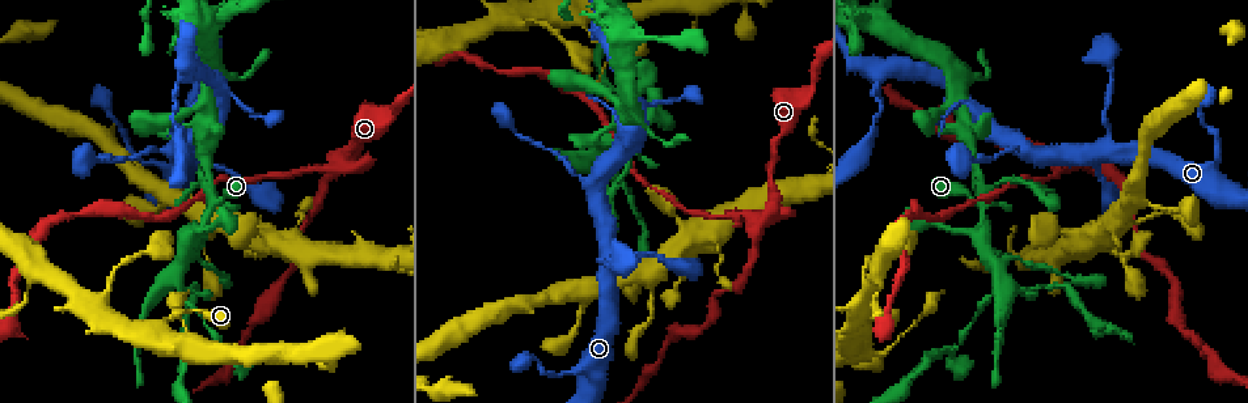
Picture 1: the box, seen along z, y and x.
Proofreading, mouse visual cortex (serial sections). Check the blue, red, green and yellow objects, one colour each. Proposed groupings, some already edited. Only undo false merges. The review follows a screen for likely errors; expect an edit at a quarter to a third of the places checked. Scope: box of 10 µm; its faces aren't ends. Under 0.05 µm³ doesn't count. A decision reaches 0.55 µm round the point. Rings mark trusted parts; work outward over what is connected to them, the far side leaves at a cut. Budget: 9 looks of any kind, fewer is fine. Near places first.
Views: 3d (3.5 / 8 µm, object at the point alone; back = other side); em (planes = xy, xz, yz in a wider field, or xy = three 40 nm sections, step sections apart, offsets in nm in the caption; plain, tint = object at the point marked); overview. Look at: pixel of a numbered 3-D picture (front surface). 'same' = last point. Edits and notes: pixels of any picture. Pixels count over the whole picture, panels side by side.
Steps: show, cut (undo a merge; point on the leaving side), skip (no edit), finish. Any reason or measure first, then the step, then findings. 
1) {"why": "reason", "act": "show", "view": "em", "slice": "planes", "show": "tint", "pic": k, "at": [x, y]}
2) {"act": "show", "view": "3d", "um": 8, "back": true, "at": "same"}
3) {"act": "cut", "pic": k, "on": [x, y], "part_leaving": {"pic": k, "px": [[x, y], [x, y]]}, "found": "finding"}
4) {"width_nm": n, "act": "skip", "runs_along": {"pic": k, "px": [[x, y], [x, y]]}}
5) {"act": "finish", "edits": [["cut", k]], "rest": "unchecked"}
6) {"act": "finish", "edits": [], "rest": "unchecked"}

{"why": "small branch off a trunk", "act": "show", "view": "3d", "um": 3.5, "pic": 1, "at": [1104, 152]}

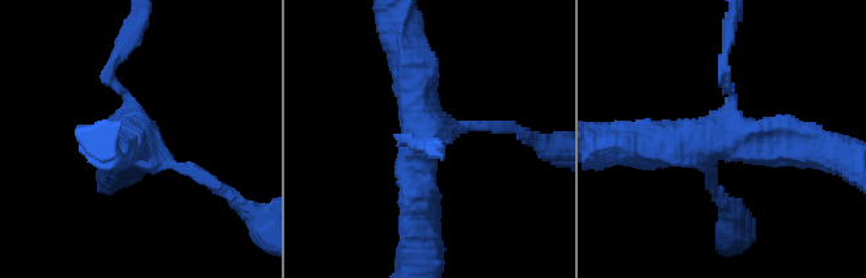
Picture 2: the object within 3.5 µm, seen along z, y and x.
{"arms": 4, "arm_widths_nm": [100, 150, 400, 500], "act": "show", "view": "em", "slice": "xy", "step": 5, "show": "tint", "pic": 2, "at": [728, 138]}

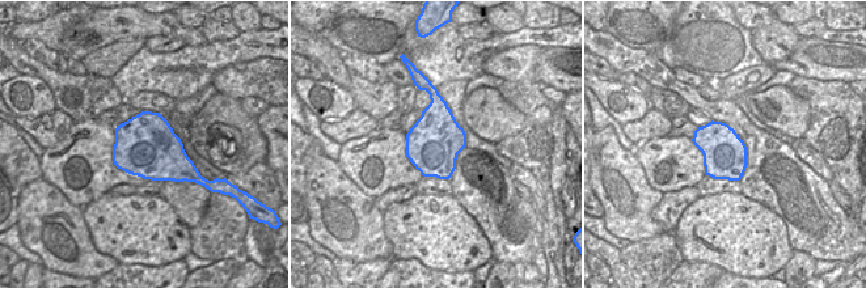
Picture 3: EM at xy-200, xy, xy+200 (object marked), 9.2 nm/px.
{"act": "show", "view": "em", "slice": "xy", "step": 3, "show": "tint", "at": "same"}

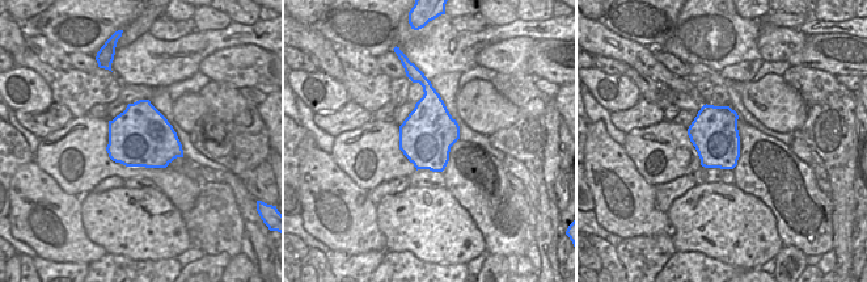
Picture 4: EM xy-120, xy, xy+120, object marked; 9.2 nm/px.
{"act": "skip", "runs_along": {"pic": 2, "px": [[421, 234], [421, 119], [408, 55]]}, "found": "one cell here"}

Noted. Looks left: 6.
{"why": "sharp bend", "act": "show", "view": "3d", "um": 3.5, "pic": 1, "at": [343, 164]}

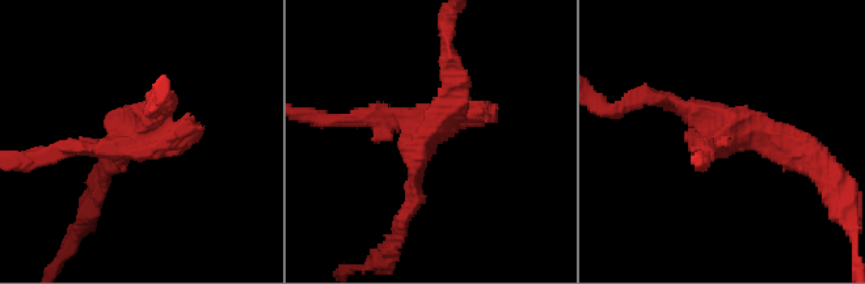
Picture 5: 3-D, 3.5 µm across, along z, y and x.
{"why": "now the EM", "act": "show", "view": "em", "slice": "xy", "step": 5, "show": "tint", "pic": 5, "at": [717, 139]}

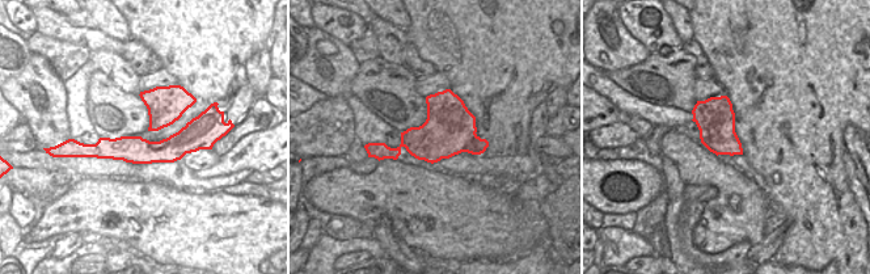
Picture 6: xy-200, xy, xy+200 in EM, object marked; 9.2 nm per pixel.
{"width_nm": 480, "act": "cut", "pic": 5, "on": [346, 122], "border": {"pic": 6, "px": [[94, 144], [106, 156], [117, 159]]}, "found": "a second cell is stuck on"}

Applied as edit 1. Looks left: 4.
{"why": "branch point", "act": "show", "view": "3d", "um": 3.5, "pic": 1, "at": [217, 205]}

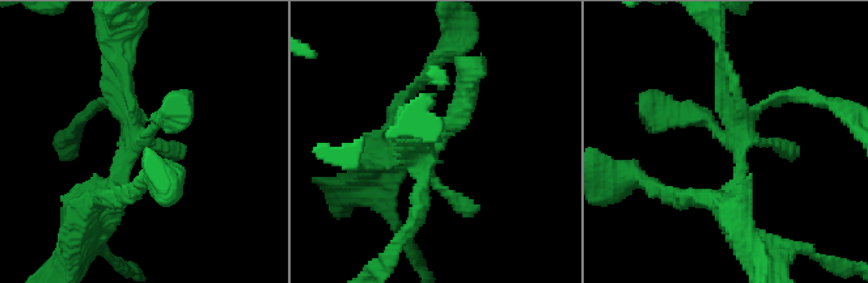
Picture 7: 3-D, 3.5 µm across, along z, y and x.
{"why": "need the tissue", "act": "show", "view": "em", "slice": "planes", "show": "tint", "pic": 7, "at": [731, 139]}

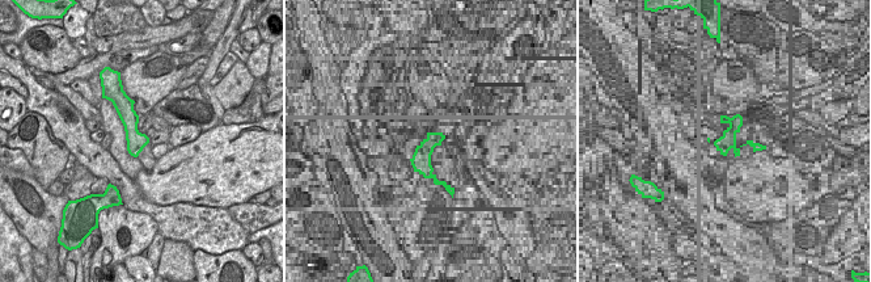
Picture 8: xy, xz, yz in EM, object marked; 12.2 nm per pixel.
{"act": "skip", "runs_along": {"pic": 8, "px": [[129, 102], [135, 152]]}, "found": "all the same cell"}

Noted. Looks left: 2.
{"why": "arms part here", "act": "show", "view": "3d", "um": 8, "pic": 1, "at": [952, 353]}

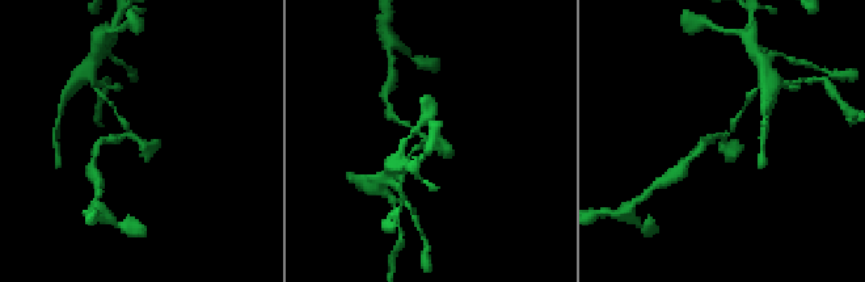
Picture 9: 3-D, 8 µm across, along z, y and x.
{"why": "need the tissue", "act": "show", "view": "em", "slice": "planes", "show": "tint", "at": "same"}

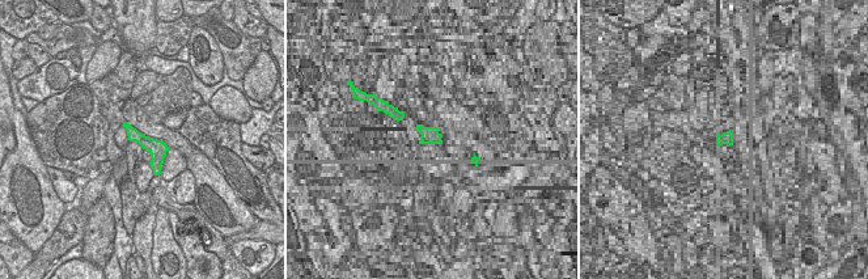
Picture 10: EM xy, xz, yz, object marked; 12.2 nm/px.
{"act": "cut", "pic": 9, "on": [733, 154], "found": "a second cell is stuck on"}

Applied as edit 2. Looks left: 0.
{"act": "finish", "edits": [["cut", 5], ["cut", 9]], "rest": "unchecked"}

